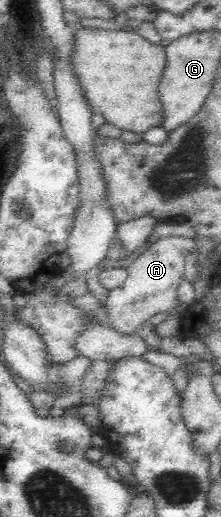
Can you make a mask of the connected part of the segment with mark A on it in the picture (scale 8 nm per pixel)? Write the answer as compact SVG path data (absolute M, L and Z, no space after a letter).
M181 235L159 237L147 249L143 249L141 255L125 267L128 270L128 278L123 285L108 290L105 301L108 325L119 332L133 334L139 325L157 313L175 313L176 316L183 317L188 308L177 298L177 291L185 277L183 271L186 258L189 253L195 251L194 238Z

